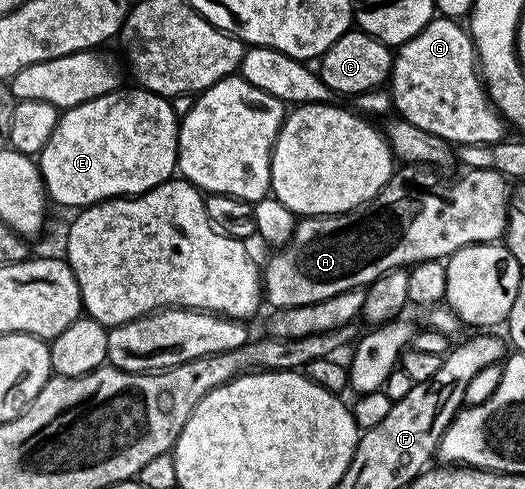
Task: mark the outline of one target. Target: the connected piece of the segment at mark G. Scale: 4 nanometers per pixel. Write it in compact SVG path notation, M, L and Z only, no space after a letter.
M434 18L419 34L415 34L405 44L396 49L393 70L387 81L391 89L396 115L411 122L419 130L438 136L450 146L460 144L491 144L503 140L506 121L503 119L481 79L477 63L477 48L469 35L466 25L453 18Z

